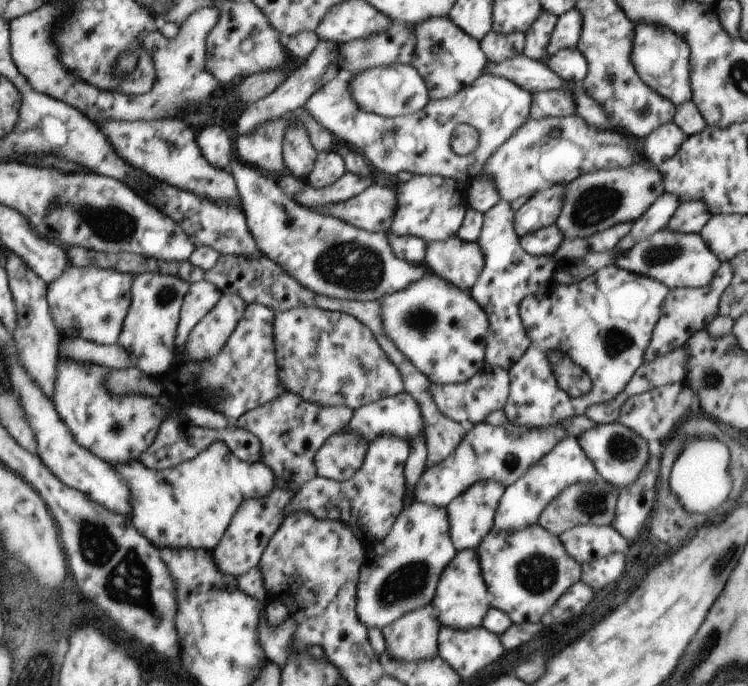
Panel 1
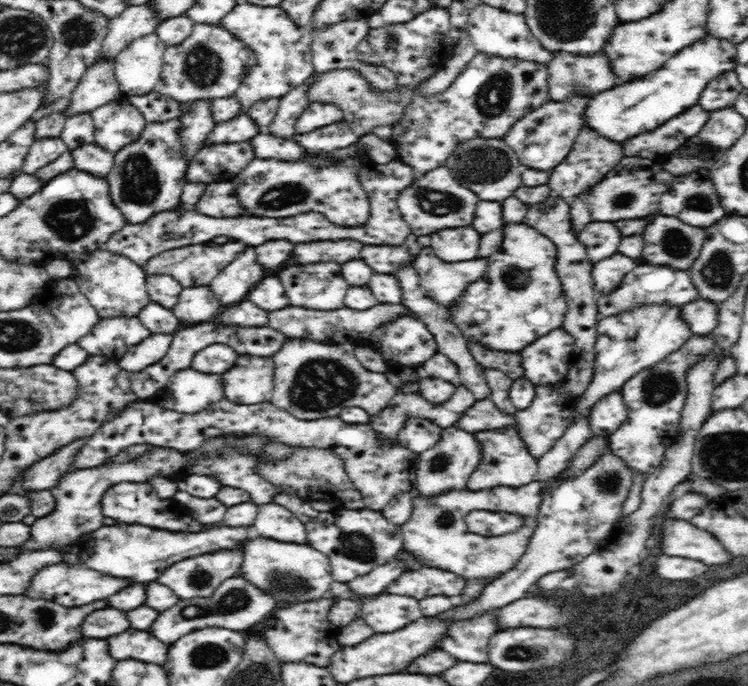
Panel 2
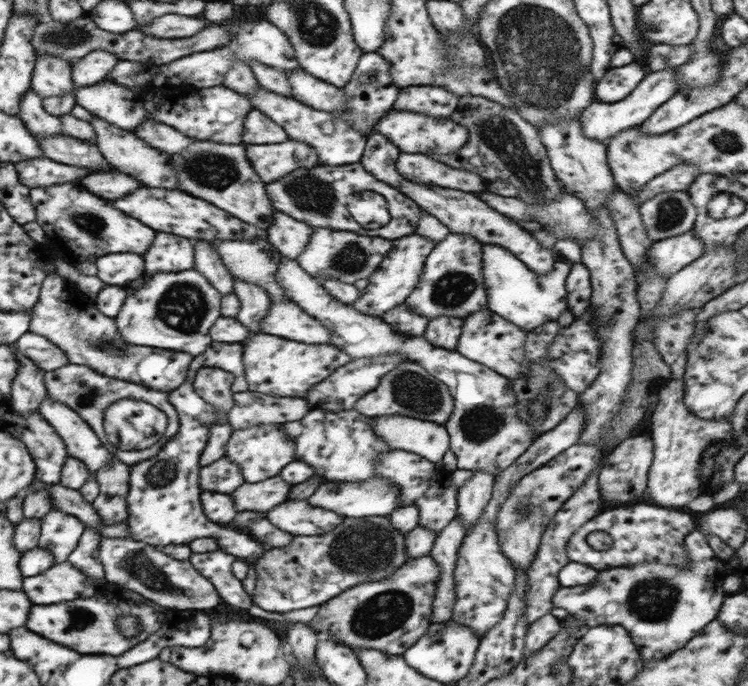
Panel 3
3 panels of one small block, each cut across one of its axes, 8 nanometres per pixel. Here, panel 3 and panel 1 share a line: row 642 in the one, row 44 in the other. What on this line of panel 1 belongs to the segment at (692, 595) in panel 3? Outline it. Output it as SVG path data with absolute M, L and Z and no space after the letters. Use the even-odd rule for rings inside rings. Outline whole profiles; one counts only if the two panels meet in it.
M632 21L634 41L630 60L640 79L658 95L670 100L676 107L692 100L690 85L690 46L682 36L676 36L666 26L648 26Z

